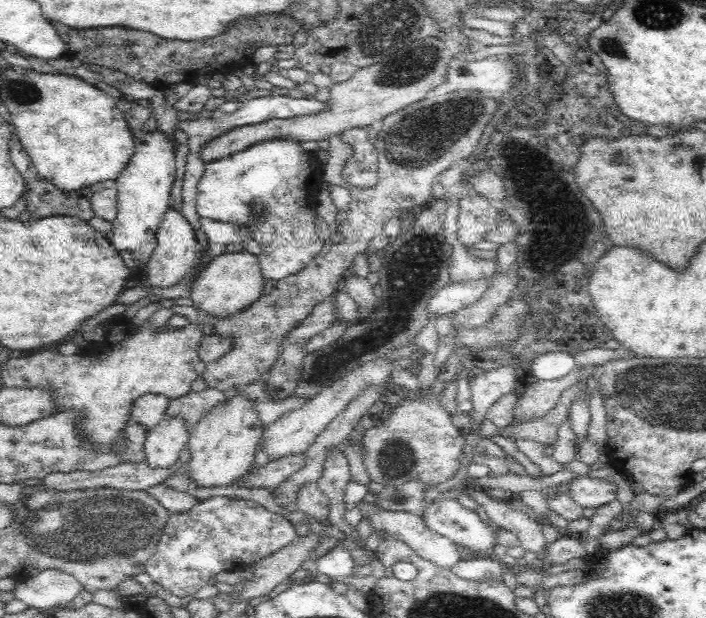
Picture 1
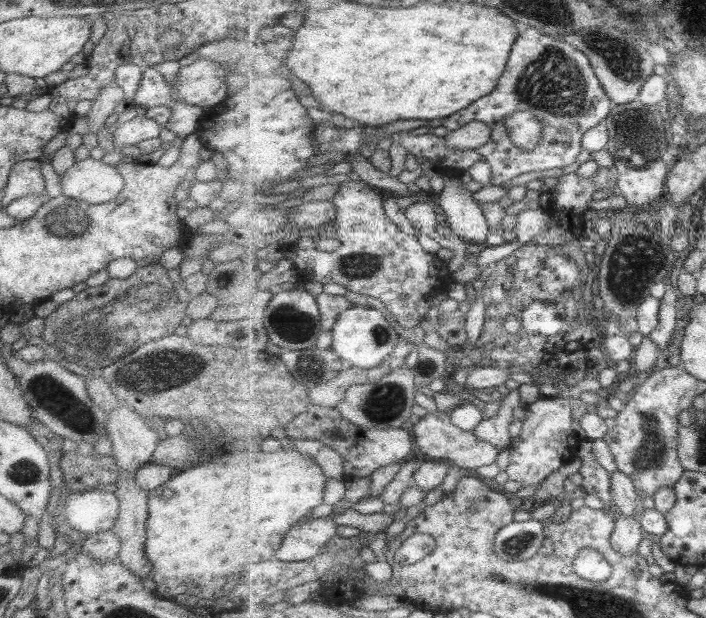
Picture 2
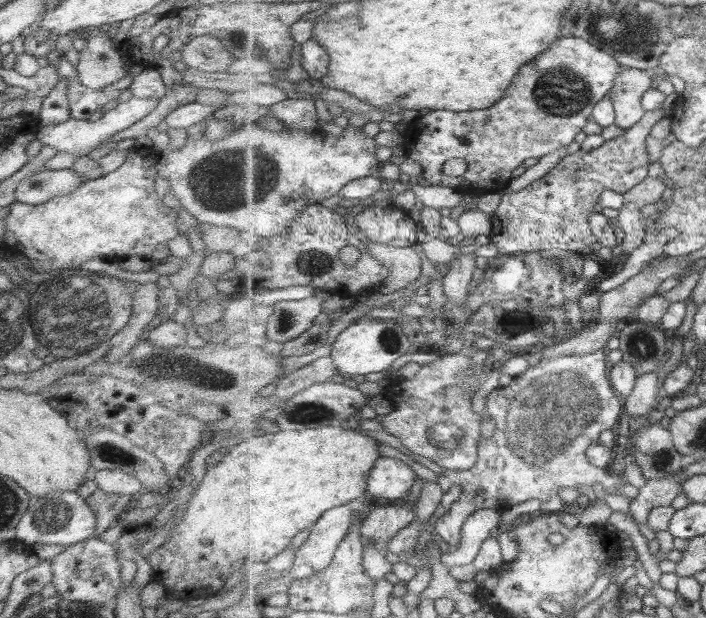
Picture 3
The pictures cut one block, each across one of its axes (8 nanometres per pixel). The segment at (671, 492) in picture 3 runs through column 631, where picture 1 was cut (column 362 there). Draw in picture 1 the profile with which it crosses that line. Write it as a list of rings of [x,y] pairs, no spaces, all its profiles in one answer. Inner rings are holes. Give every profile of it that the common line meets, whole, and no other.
[[[358,503],[357,507],[361,510],[363,517],[370,517],[372,521],[372,529],[376,532],[386,532],[398,541],[404,542],[417,556],[424,560],[432,562],[436,567],[450,571],[452,566],[456,566],[458,562],[467,560],[467,556],[463,550],[456,545],[452,540],[446,539],[444,536],[430,530],[422,517],[406,512],[390,512],[388,510],[379,510],[372,503]]]

